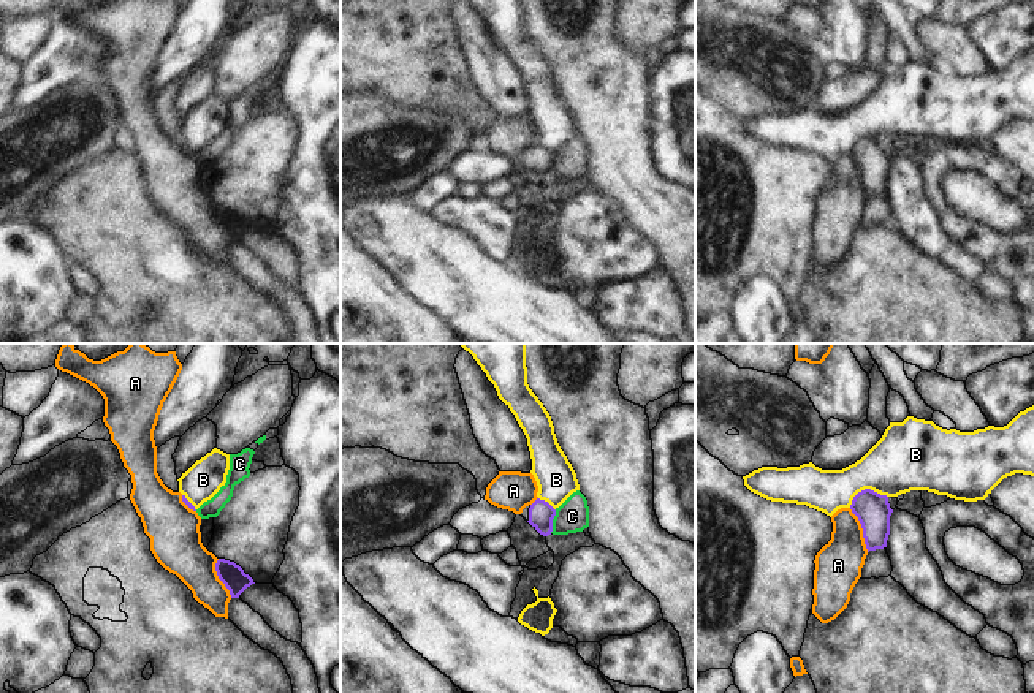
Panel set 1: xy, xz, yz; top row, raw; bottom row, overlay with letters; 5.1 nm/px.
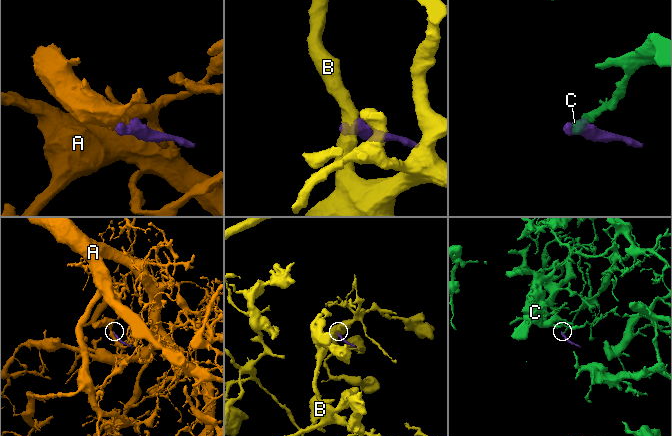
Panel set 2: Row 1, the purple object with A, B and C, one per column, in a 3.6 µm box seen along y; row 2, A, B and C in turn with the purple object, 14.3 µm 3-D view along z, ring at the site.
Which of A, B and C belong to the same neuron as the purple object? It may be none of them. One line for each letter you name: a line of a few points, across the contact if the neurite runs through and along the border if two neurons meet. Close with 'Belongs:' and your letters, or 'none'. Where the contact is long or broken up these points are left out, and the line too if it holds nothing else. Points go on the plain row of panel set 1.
Belongs: none

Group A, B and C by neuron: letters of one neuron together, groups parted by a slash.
A / B / C

